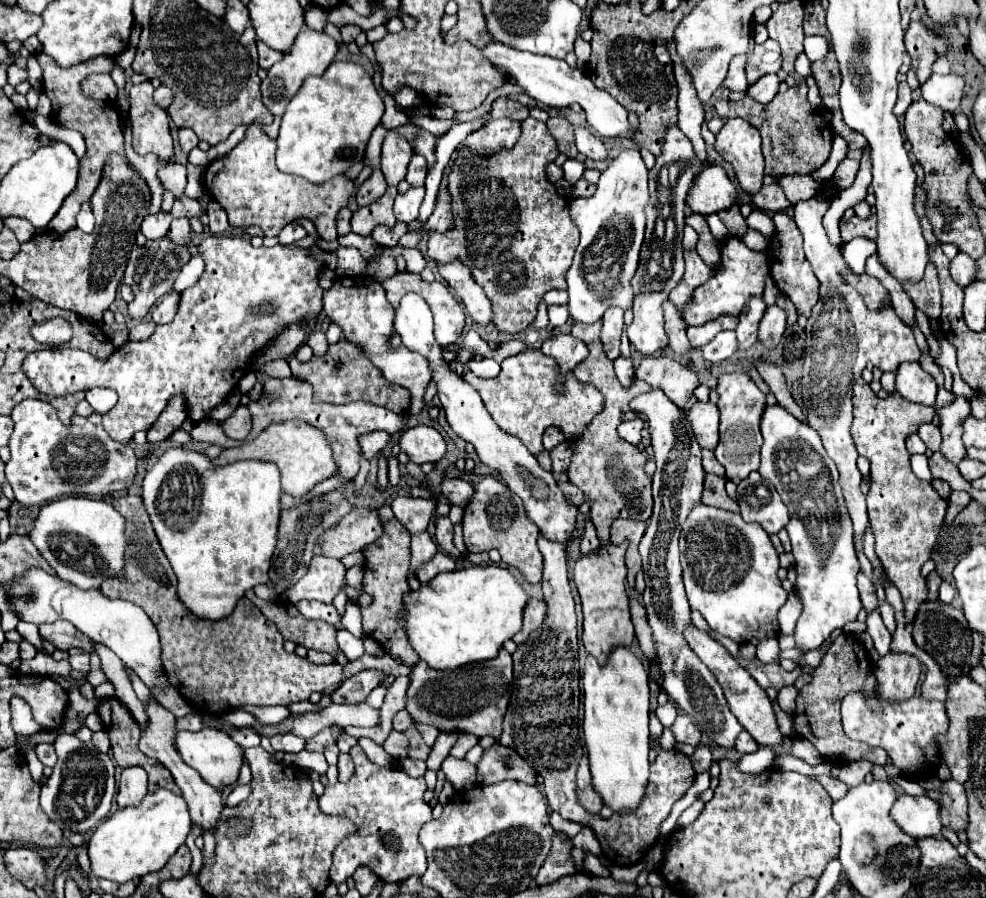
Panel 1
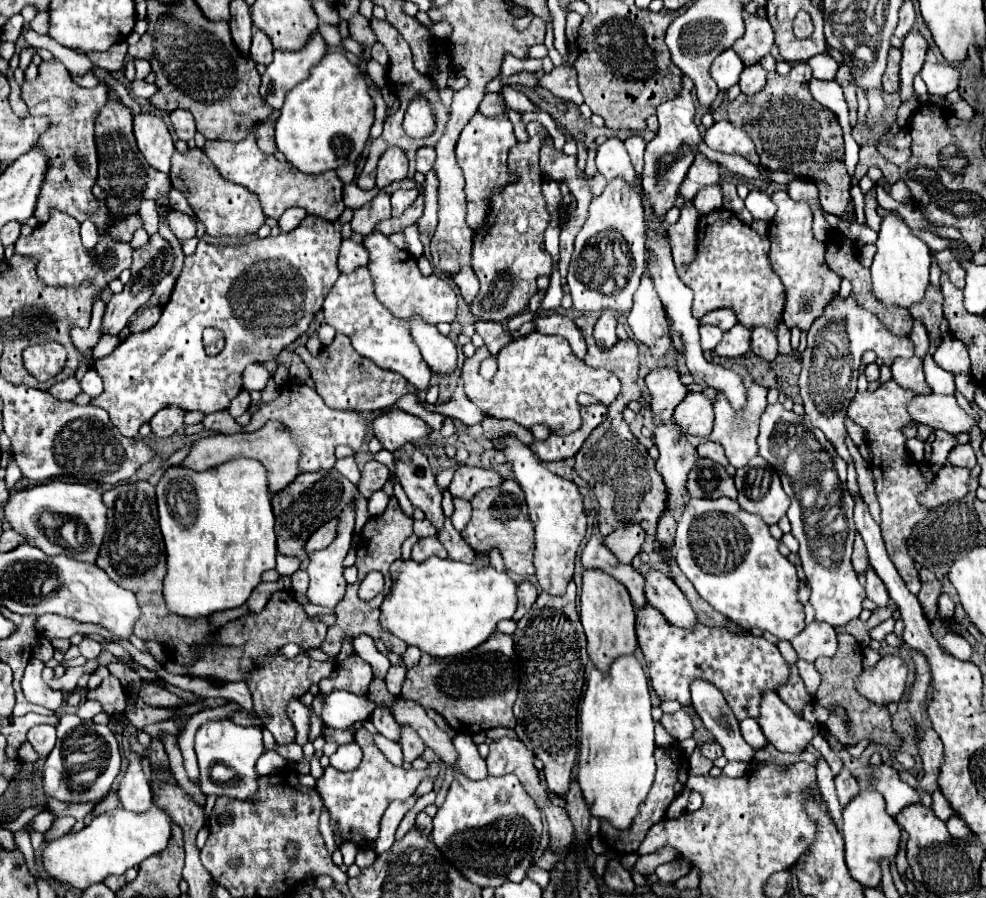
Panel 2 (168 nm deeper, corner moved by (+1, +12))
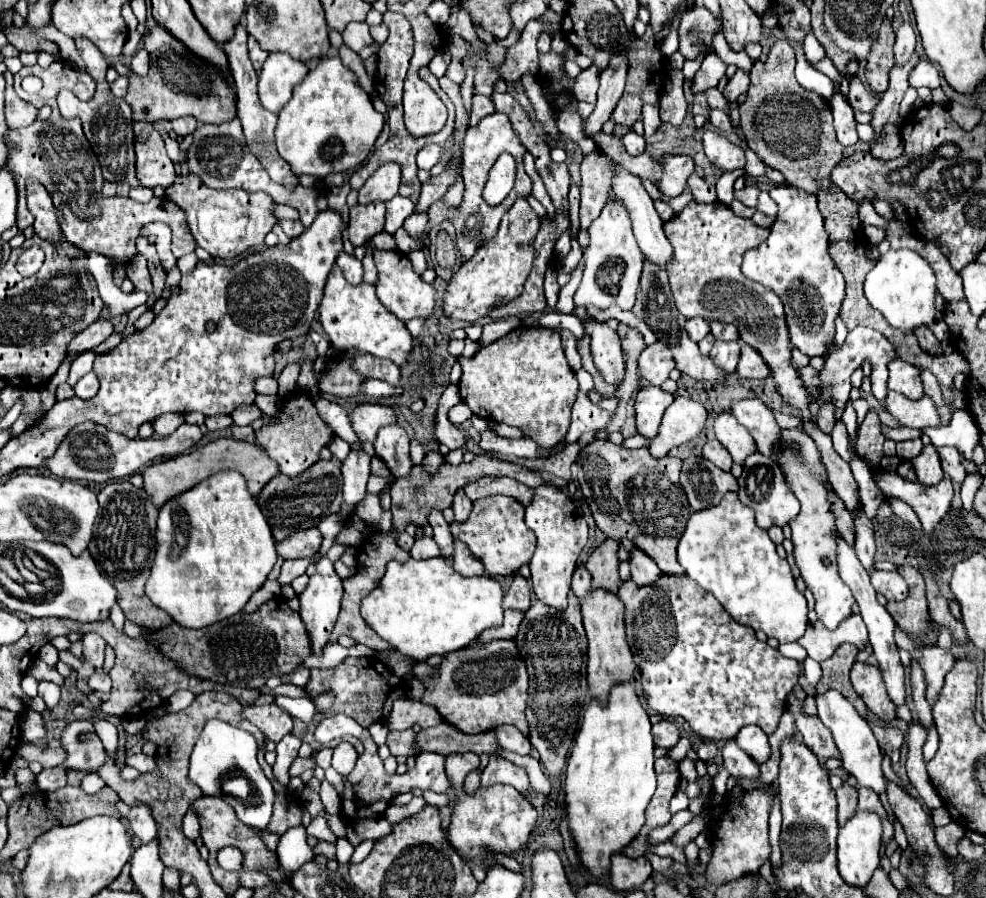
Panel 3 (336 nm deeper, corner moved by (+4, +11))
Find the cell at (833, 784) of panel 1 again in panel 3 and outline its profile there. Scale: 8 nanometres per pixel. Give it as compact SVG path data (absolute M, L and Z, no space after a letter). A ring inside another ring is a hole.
M843 783L837 791L837 807L839 807L839 823L845 823L857 809L857 791L849 783Z

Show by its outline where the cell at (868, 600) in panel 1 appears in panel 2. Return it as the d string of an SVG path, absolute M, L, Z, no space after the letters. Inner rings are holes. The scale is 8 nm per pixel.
M856 532L856 538L854 538L854 554L852 554L852 566L858 574L864 574L866 568L868 568L868 554L866 554L866 548L864 548L864 542L862 542L862 536Z

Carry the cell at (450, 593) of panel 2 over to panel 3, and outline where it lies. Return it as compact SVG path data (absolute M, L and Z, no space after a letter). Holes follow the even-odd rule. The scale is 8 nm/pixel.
M443 557L425 561L409 559L407 563L391 561L387 565L387 571L379 581L377 589L373 589L373 595L365 597L361 605L361 615L375 629L375 633L385 641L389 641L399 653L417 661L425 661L431 655L445 655L449 651L465 649L487 627L499 625L503 621L501 603L503 603L503 587L499 585L497 579L489 575L463 577Z

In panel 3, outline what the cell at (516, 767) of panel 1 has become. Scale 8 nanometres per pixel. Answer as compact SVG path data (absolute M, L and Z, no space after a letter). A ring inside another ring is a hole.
M491 757L489 765L483 769L481 785L493 785L493 783L507 783L513 785L519 793L529 791L529 779L527 771L503 757Z

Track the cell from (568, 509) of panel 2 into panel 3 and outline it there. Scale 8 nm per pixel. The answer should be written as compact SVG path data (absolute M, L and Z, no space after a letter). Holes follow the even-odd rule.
M553 485L533 487L533 501L525 507L525 523L537 535L537 549L529 563L533 591L539 601L555 609L565 609L567 593L571 589L571 575L577 557L587 543L587 521L579 515L577 503L567 497L563 489Z

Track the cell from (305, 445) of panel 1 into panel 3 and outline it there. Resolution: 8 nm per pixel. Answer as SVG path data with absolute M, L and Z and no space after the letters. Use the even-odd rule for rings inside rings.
M221 437L221 439L211 441L205 447L199 447L195 451L191 451L191 453L183 453L183 455L177 455L177 457L171 457L167 461L161 461L161 463L155 463L155 465L147 467L143 471L143 479L145 479L143 489L149 493L149 497L153 497L153 503L157 507L161 507L175 493L183 493L183 489L191 489L193 485L201 483L205 477L209 477L209 475L213 475L217 471L223 471L223 469L237 469L239 473L243 473L249 487L251 487L253 497L257 497L261 493L261 489L275 475L279 475L277 463L267 455L267 451L261 445Z

